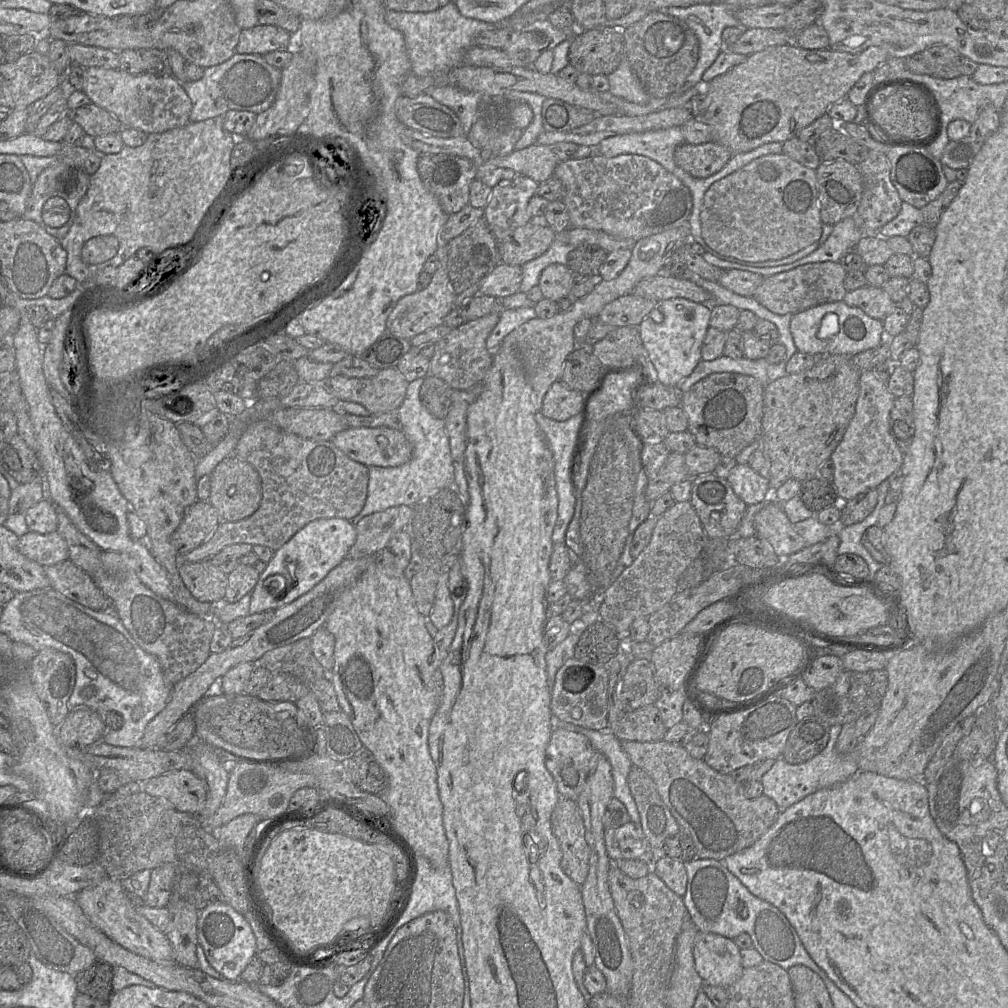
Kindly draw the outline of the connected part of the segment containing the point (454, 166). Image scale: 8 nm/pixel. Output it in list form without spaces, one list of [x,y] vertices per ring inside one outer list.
[[[420,155],[418,173],[426,188],[438,199],[443,211],[452,215],[469,204],[470,185],[478,167],[455,155]]]

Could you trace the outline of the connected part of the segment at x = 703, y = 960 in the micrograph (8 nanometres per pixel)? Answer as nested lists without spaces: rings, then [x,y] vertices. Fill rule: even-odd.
[[[698,931],[693,948],[696,971],[704,983],[729,988],[744,970],[740,951],[734,940]]]

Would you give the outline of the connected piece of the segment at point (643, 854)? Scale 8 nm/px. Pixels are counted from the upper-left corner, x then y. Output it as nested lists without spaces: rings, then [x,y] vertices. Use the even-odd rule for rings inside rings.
[[[633,821],[615,829],[605,829],[604,839],[611,861],[639,860],[650,867],[650,872],[656,862],[666,856],[663,847],[653,848],[650,845],[641,824]]]

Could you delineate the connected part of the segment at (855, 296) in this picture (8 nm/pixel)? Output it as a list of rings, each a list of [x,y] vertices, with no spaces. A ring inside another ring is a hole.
[[[866,285],[848,291],[843,301],[852,307],[858,307],[868,316],[884,320],[897,307],[883,288]]]

